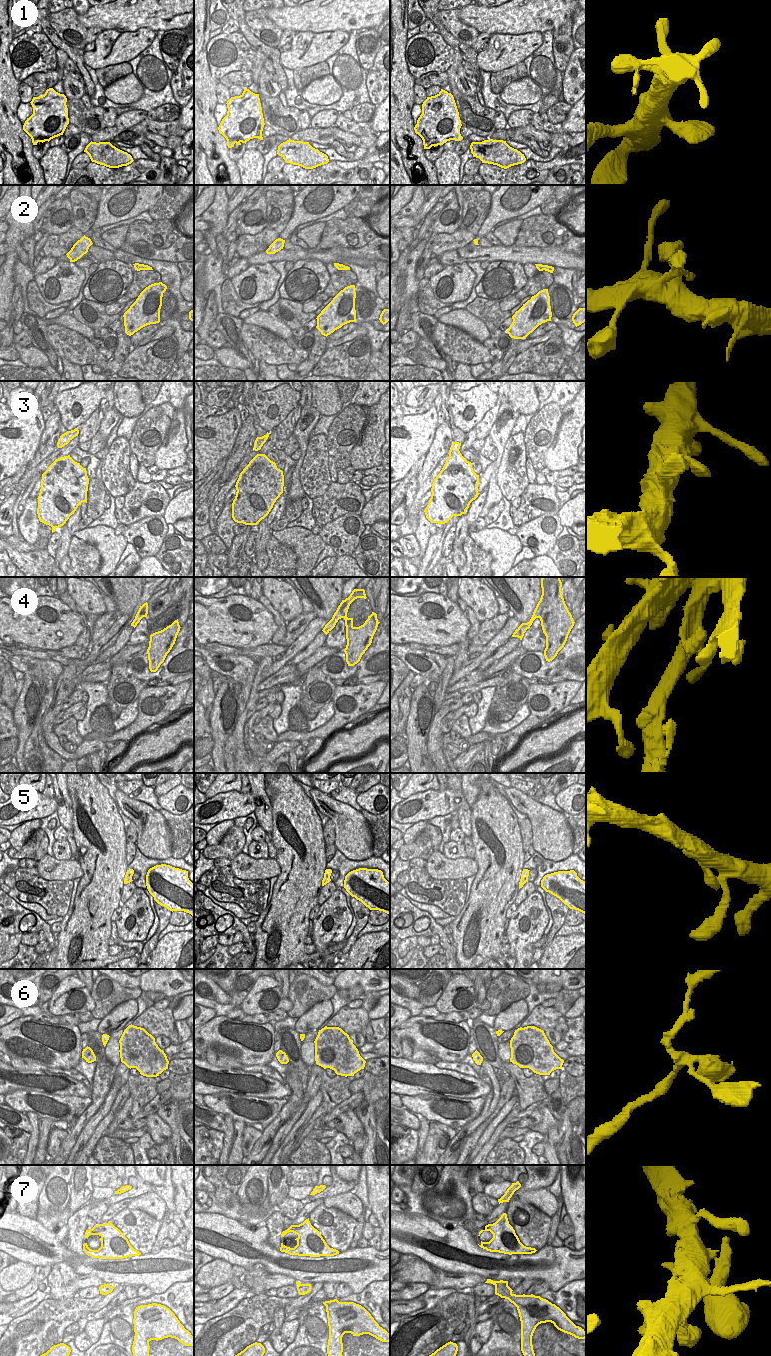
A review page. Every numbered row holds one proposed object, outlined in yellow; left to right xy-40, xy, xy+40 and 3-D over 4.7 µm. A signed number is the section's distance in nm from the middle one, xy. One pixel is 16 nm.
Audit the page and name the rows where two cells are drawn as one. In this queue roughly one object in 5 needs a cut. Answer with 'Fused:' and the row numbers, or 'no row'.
Fused: 7

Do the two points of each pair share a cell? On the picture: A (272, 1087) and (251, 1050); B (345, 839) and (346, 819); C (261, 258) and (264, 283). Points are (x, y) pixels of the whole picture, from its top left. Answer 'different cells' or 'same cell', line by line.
A: different cells
B: same cell
C: different cells

